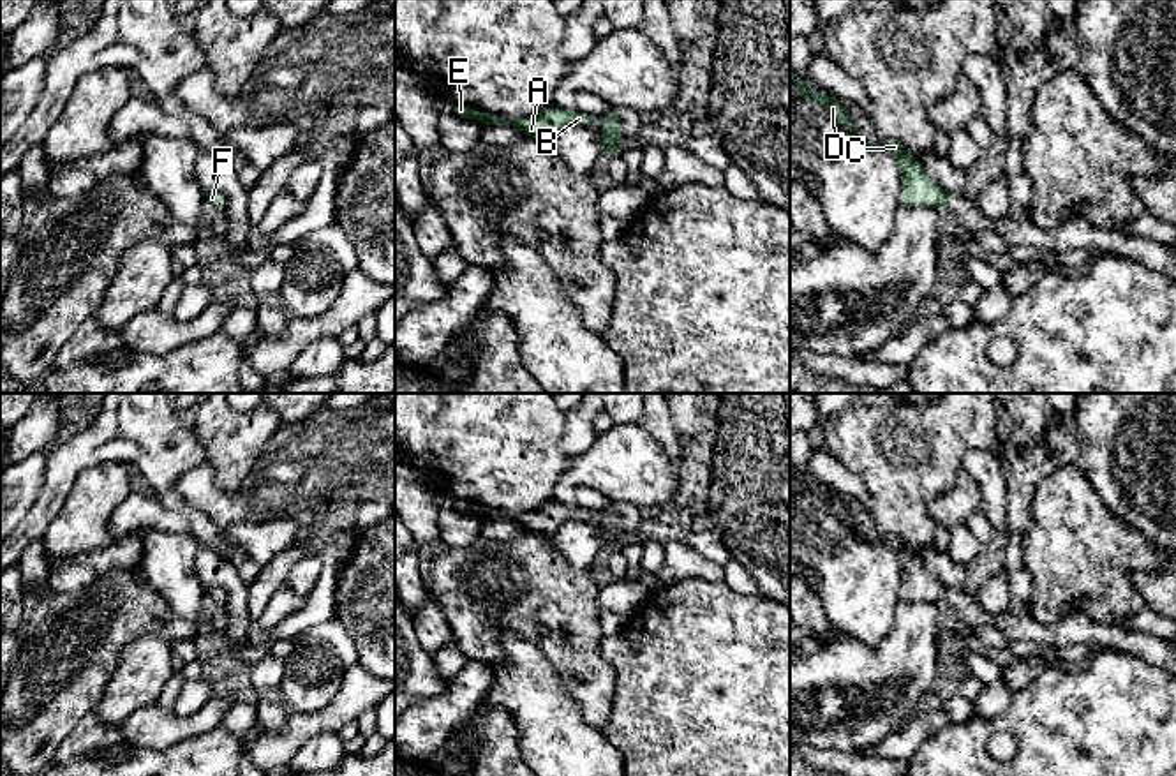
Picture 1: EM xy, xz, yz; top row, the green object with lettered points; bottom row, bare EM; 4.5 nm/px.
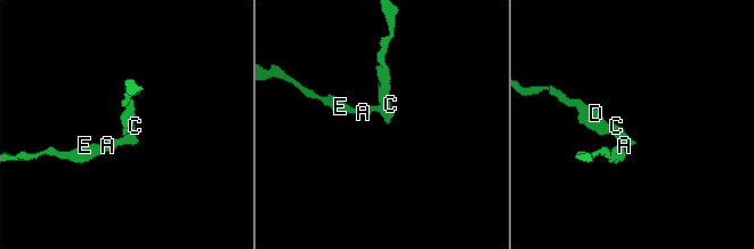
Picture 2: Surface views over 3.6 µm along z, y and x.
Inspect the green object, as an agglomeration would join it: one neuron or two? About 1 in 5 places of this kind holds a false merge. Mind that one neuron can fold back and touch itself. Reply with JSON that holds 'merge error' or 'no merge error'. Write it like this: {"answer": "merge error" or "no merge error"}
{"answer": "no merge error"}

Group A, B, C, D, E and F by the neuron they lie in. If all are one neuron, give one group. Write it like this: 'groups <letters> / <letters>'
groups A B C D E F

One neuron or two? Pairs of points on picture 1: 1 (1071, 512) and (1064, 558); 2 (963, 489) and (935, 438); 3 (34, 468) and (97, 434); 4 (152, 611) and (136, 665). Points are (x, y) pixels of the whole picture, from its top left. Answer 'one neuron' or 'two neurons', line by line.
1: one neuron
2: two neurons
3: two neurons
4: two neurons

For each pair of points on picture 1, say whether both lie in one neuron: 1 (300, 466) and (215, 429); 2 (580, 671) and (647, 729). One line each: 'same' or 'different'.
1: different
2: different

